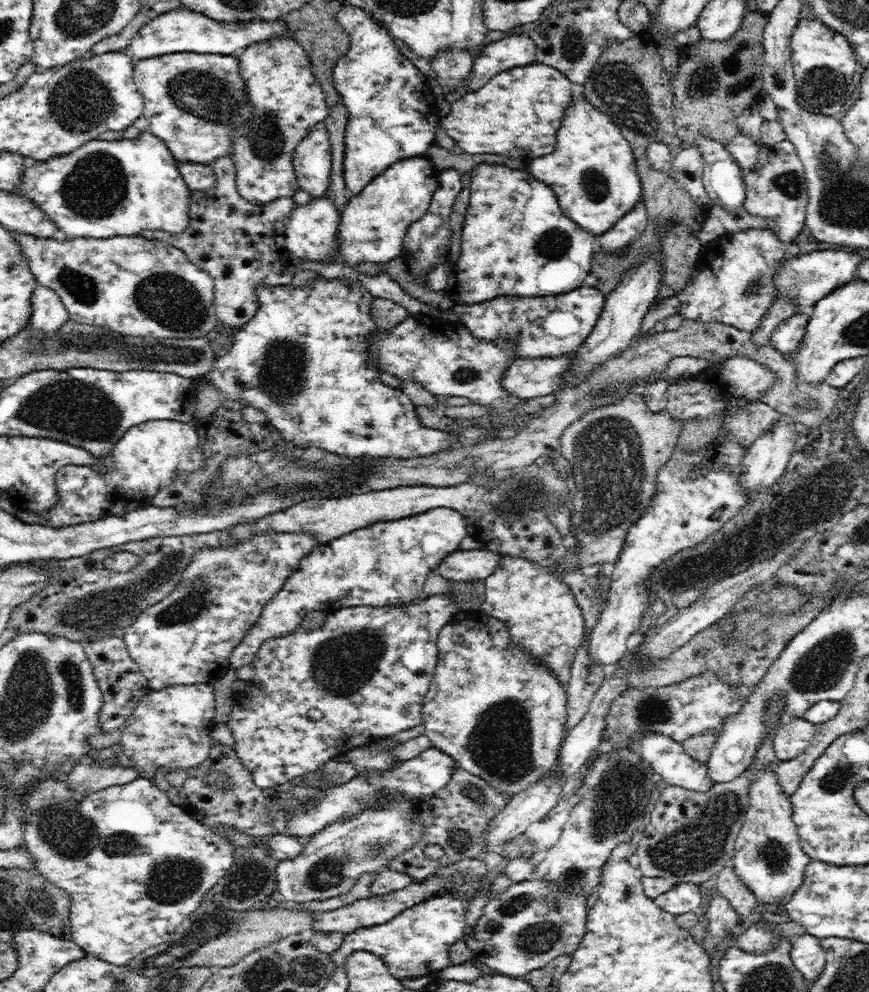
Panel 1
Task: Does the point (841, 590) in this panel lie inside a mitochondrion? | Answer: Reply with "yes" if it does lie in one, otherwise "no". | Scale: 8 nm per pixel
no

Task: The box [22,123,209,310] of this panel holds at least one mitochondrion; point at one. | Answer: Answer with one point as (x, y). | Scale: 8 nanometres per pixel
(97, 186)

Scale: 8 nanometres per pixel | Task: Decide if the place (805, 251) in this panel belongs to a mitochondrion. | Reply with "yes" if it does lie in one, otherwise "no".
no

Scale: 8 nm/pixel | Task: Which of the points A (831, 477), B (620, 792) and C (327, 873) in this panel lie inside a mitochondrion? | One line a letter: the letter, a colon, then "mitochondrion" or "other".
A: mitochondrion
B: mitochondrion
C: mitochondrion

